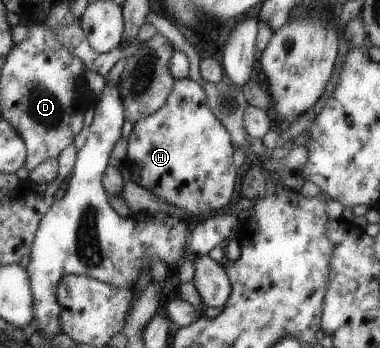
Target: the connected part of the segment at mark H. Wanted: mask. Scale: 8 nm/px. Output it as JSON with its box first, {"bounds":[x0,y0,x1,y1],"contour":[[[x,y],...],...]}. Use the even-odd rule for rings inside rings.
{"bounds":[124,79,237,218],"contour":[[[177,79],[167,95],[165,103],[145,119],[133,124],[128,137],[127,153],[124,161],[131,173],[130,181],[151,191],[155,197],[167,201],[169,205],[189,213],[193,218],[201,217],[201,213],[217,211],[219,207],[227,205],[235,189],[237,171],[231,161],[231,141],[229,133],[225,131],[223,123],[213,117],[213,111],[207,107],[205,93],[199,83],[187,79]]]}

